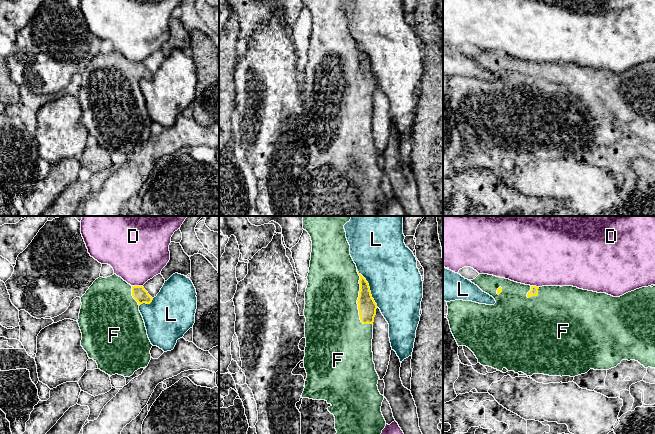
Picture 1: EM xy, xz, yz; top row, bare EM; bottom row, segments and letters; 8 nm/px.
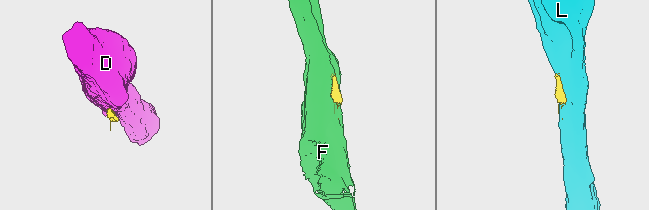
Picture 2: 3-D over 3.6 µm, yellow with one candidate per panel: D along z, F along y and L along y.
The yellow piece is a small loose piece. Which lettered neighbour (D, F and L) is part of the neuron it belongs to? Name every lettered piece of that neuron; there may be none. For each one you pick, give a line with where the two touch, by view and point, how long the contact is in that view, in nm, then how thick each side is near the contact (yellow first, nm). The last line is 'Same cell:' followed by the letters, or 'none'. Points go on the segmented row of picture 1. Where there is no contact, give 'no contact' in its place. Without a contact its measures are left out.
F: meets yellow in xz at (357, 301); contact 460 nm long; 150 nm thick on the yellow side, 440 nm on the other
Same cell: F

